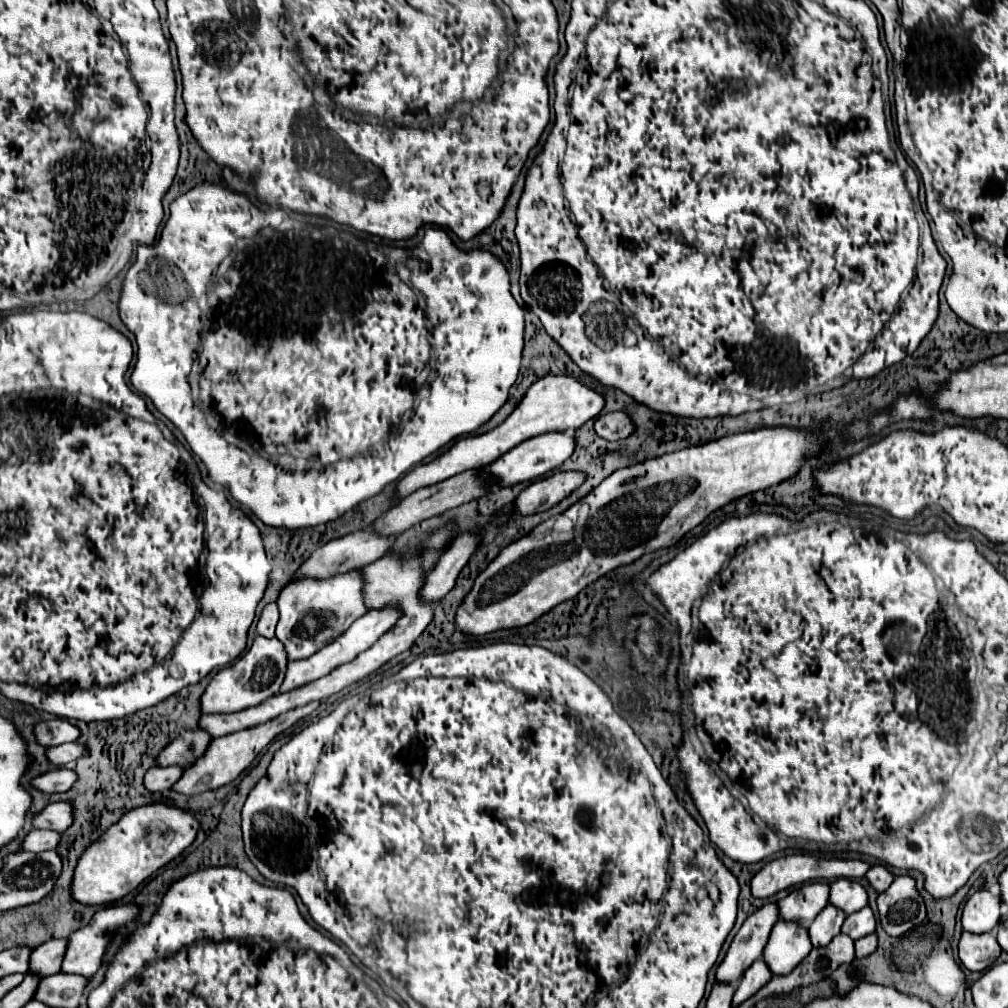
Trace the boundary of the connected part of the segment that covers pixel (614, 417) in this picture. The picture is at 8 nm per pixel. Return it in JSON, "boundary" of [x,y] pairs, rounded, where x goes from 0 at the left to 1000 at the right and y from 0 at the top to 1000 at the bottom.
{"boundary":[[[609,408],[597,414],[591,414],[589,428],[601,438],[615,438],[615,436],[621,436],[629,428],[629,420],[619,408]]]}

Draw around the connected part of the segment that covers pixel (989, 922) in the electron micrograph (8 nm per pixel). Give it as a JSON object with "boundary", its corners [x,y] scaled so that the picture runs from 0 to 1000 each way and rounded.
{"boundary":[[[968,884],[956,898],[954,922],[960,926],[980,926],[992,914],[992,888]]]}

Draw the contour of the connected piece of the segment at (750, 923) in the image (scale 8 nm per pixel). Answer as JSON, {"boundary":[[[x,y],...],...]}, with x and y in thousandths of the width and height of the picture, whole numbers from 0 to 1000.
{"boundary":[[[760,896],[756,902],[752,902],[738,914],[722,941],[722,947],[710,961],[710,975],[724,977],[734,973],[742,957],[756,949],[758,938],[762,936],[764,930],[764,922],[768,920],[770,914],[772,914],[770,896]]]}

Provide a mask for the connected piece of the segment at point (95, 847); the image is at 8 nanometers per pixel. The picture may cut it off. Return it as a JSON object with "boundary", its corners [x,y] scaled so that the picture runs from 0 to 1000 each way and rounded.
{"boundary":[[[149,797],[127,805],[79,848],[69,878],[71,892],[83,898],[103,898],[121,892],[151,866],[179,848],[194,832],[196,820],[198,818],[192,807],[185,807],[177,801],[167,801],[161,797]]]}

